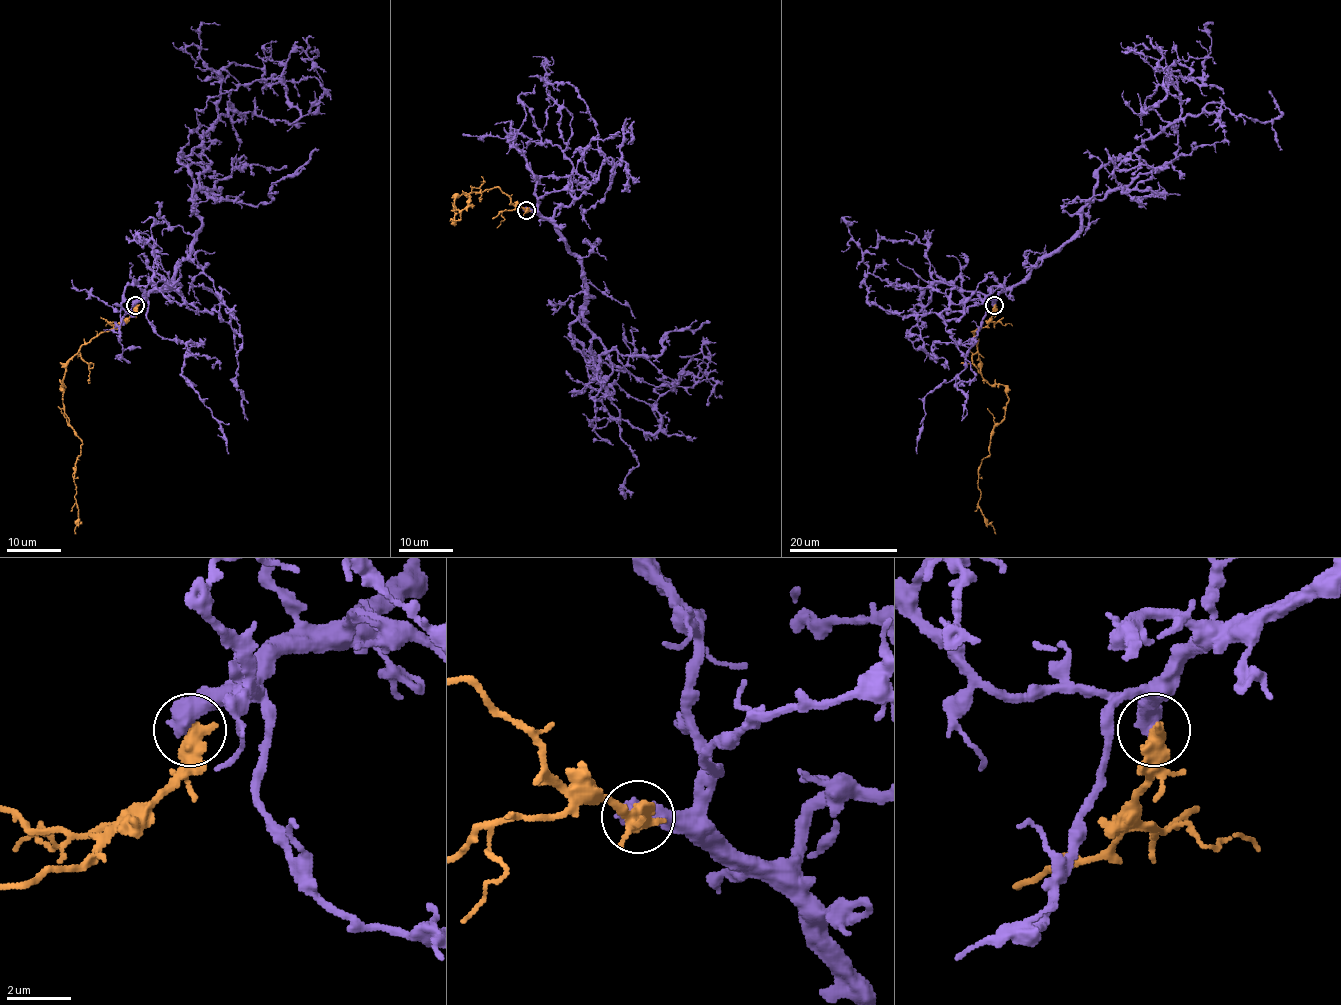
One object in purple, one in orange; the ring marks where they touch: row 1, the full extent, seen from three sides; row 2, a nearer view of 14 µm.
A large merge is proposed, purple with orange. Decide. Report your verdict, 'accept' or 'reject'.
reject

